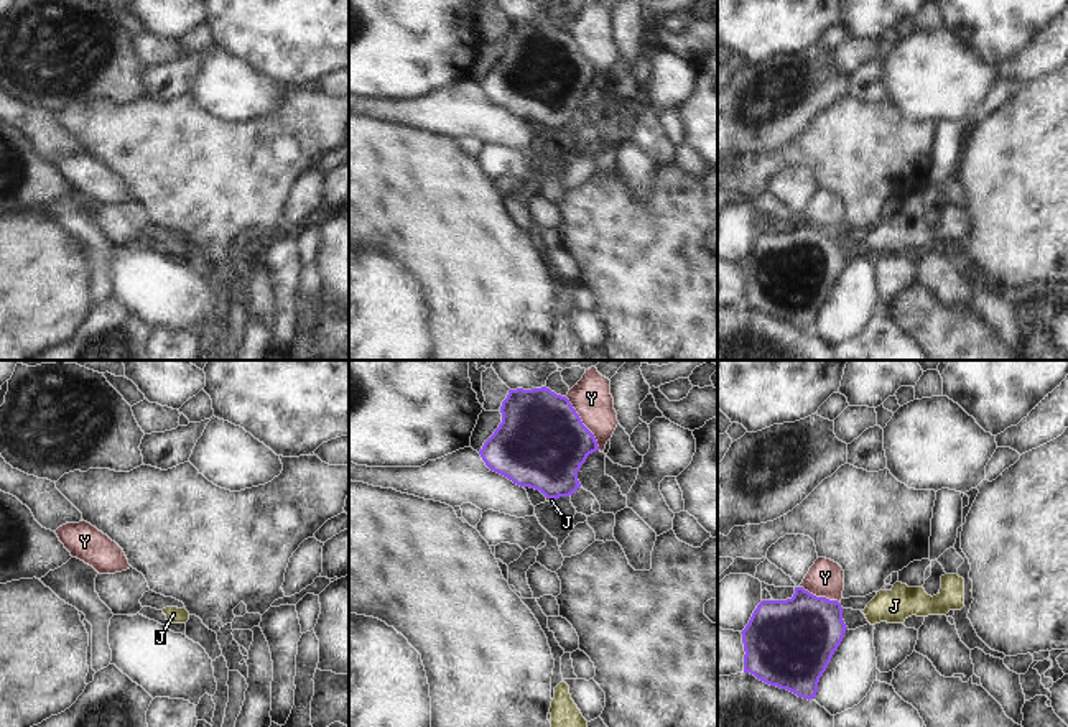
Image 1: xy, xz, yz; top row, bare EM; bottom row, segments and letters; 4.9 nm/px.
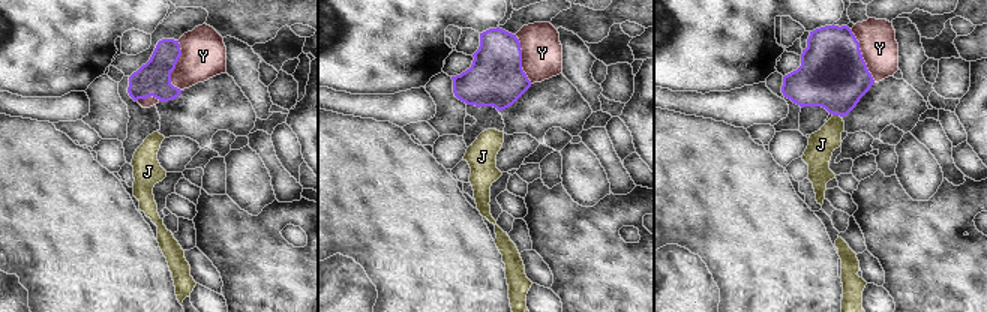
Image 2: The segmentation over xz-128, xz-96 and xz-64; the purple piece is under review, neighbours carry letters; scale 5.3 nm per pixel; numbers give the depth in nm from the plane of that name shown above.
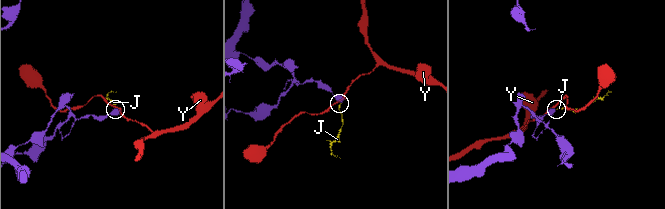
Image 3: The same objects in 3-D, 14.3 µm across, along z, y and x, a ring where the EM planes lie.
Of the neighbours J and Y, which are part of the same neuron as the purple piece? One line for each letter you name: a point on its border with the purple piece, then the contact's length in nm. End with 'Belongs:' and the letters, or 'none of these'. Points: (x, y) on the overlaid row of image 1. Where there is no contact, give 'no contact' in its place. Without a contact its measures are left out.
J: contact xz (552, 497); length 50 nm
Belongs: J

